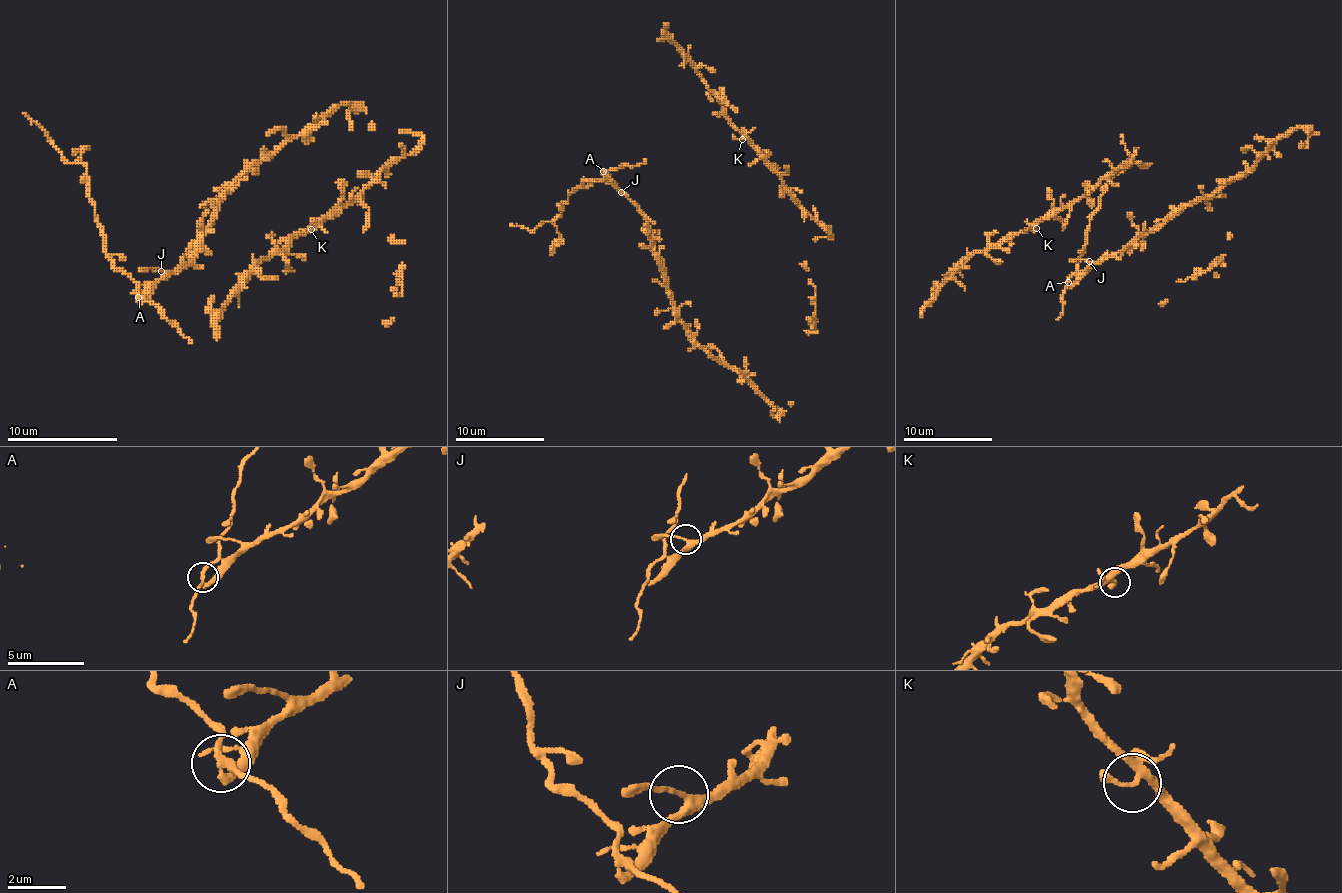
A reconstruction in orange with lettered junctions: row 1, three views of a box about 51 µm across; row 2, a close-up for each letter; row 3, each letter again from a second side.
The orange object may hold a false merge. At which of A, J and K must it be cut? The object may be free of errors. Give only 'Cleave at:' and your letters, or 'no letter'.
Cleave at: A

